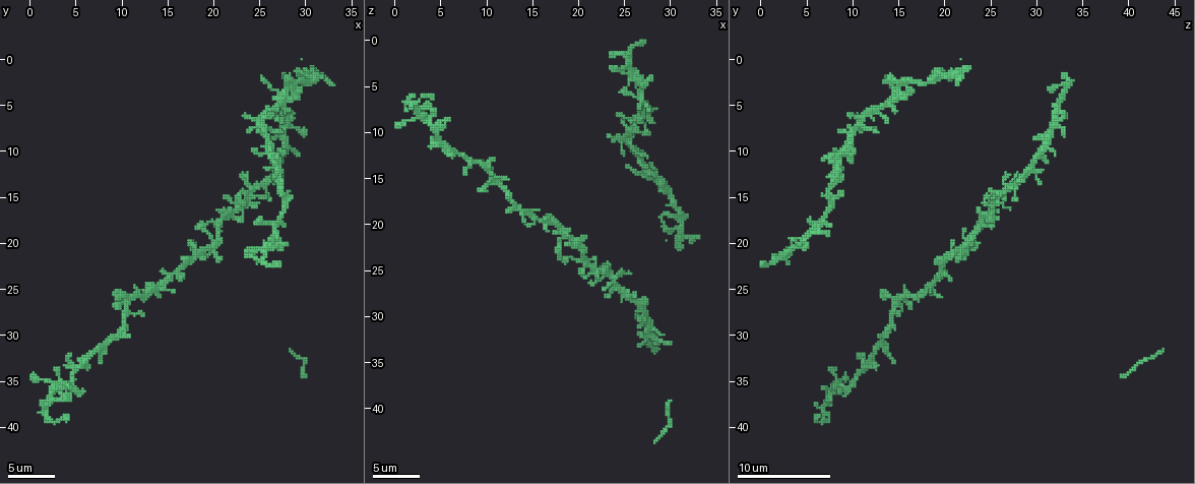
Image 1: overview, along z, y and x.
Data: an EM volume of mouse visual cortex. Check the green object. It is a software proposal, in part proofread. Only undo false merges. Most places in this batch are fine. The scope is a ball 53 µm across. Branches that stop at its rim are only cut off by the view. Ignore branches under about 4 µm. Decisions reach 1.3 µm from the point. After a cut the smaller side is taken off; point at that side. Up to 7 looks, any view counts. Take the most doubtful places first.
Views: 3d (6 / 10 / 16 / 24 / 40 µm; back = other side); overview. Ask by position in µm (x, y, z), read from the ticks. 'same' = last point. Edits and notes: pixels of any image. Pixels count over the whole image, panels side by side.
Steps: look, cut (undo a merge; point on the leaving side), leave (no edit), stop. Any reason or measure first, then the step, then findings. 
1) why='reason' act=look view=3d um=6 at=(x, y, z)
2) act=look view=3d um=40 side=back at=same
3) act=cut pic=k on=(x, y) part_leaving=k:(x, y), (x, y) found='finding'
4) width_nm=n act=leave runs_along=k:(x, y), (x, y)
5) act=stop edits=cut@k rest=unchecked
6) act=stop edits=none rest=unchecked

act=look view=3d um=10 at=(27.4, 17.0, 7.0)

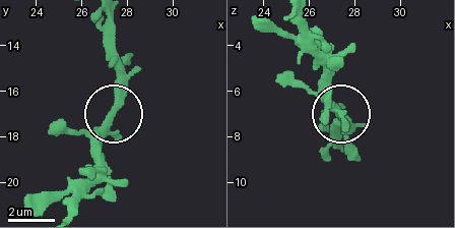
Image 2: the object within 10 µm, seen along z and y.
arms=3 act=leave found='continuous, no second neuron'

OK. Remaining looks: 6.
why='looks like a crossing' act=look view=3d um=10 at=(18.4, 21.4, 21.2)

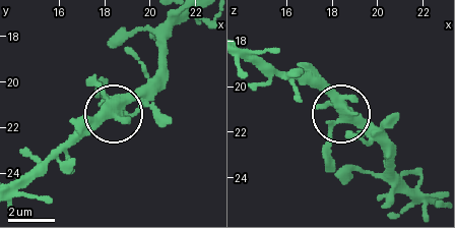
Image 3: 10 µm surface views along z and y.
act=look view=3d um=10 side=back at=(18.5, 21.1, 21.2)

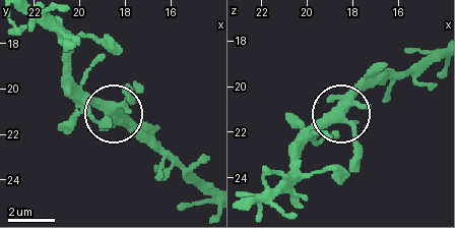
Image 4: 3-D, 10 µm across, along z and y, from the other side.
width_nm=410 act=leave runs_along=4:(258, 203), (333, 120), (349, 126), (354, 160) found='all the same neuron'

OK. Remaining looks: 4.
why='four-way junction' act=look view=3d um=10 at=(25.8, 5.8, 11.6)

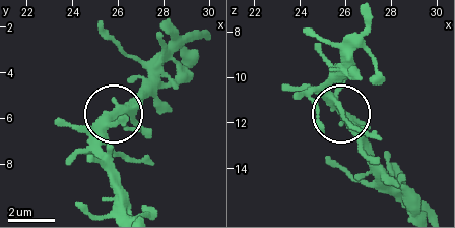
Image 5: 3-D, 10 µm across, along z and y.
act=look view=3d um=10 side=back at=same

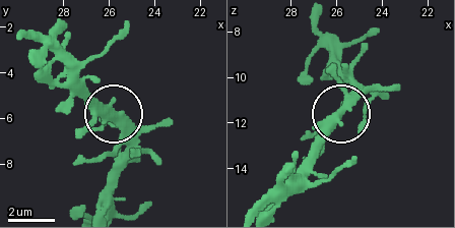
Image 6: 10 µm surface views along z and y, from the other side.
act=leave found='all the same neuron'

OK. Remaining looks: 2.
act=stop edits=none rest=unchecked

